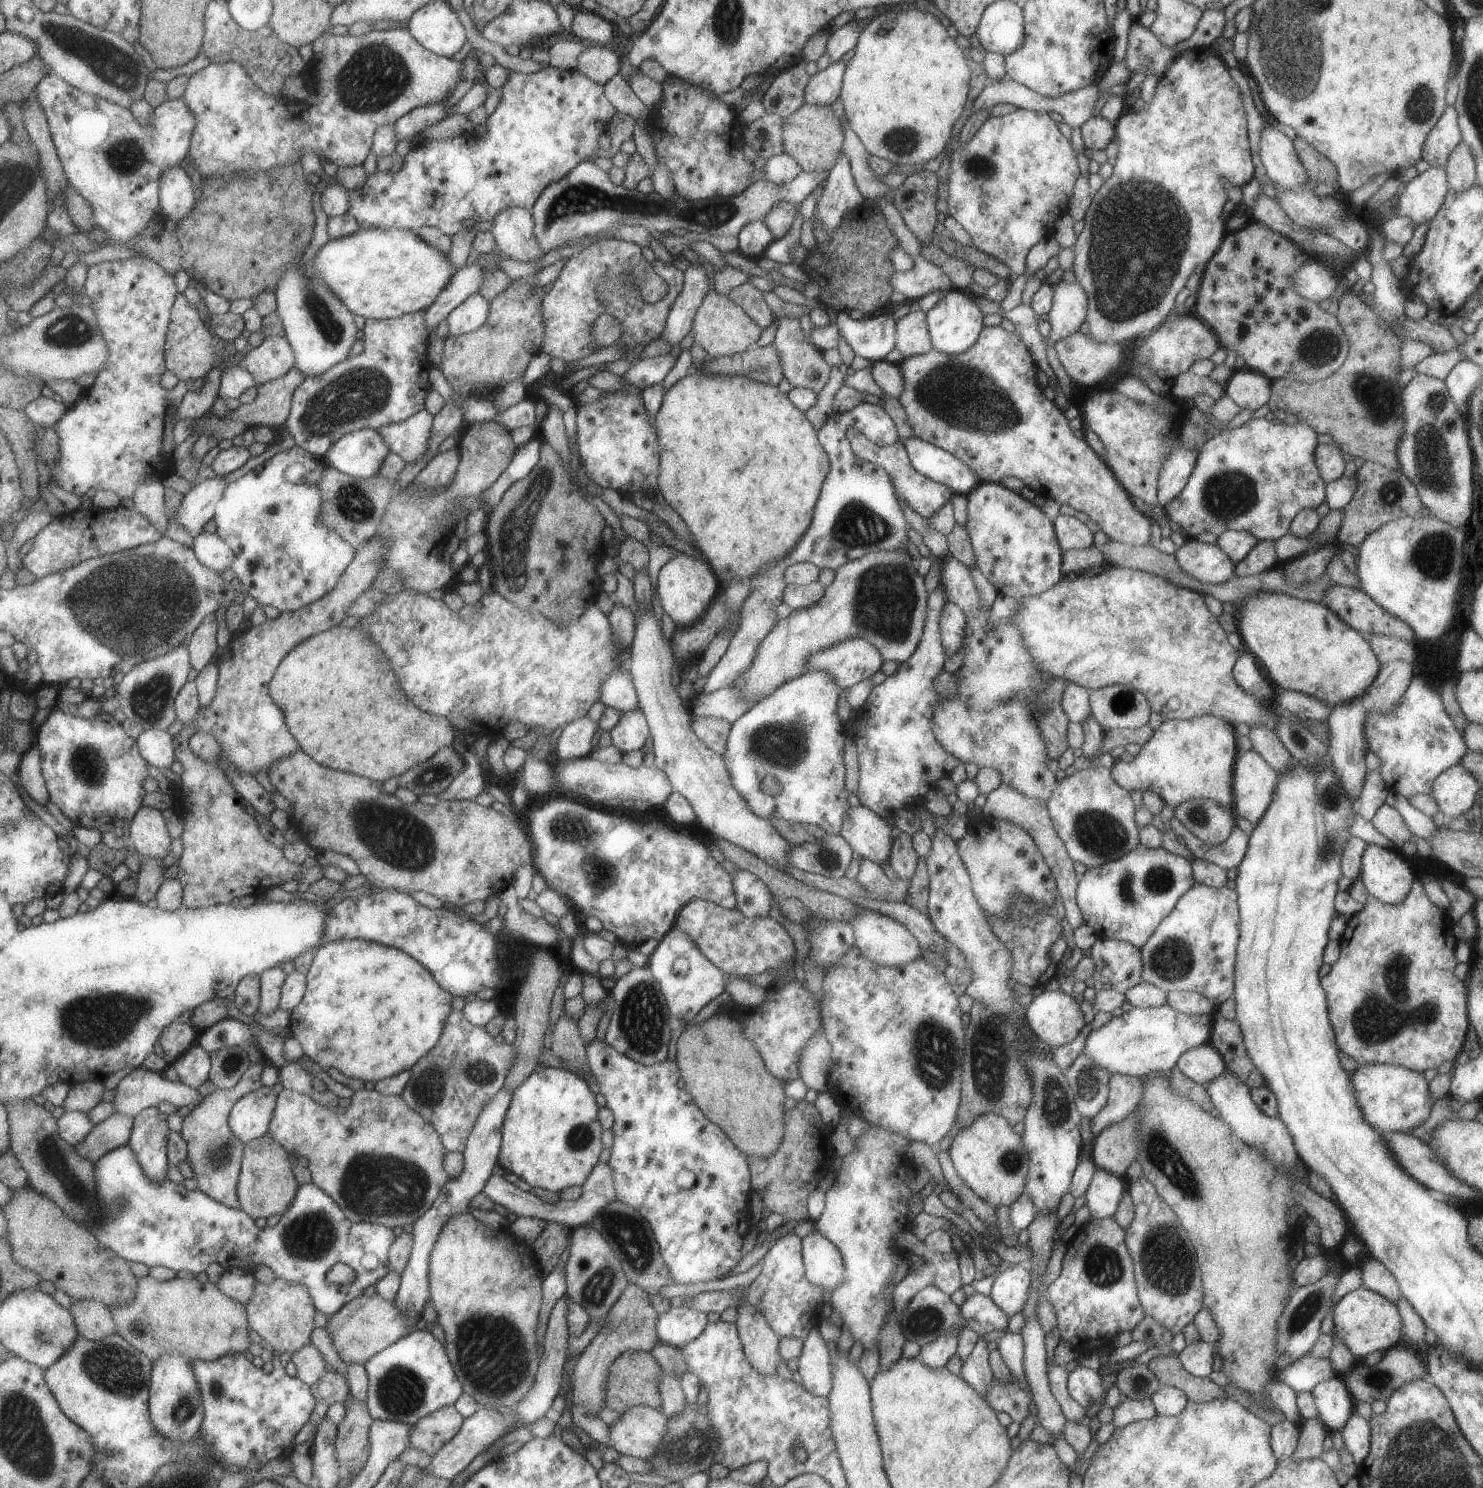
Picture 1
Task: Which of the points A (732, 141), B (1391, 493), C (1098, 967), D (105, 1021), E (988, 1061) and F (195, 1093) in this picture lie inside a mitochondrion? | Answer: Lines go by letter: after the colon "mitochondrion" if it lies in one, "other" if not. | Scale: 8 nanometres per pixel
A: other
B: mitochondrion
C: other
D: mitochondrion
E: mitochondrion
F: other

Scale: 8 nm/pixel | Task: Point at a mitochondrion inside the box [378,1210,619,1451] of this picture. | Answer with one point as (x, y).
(493, 1355)

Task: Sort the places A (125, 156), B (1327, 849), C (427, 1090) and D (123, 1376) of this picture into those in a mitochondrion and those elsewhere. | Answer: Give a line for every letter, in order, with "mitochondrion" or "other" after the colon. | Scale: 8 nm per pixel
A: mitochondrion
B: mitochondrion
C: mitochondrion
D: mitochondrion

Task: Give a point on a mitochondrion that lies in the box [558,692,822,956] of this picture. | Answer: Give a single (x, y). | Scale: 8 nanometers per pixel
(788, 741)

